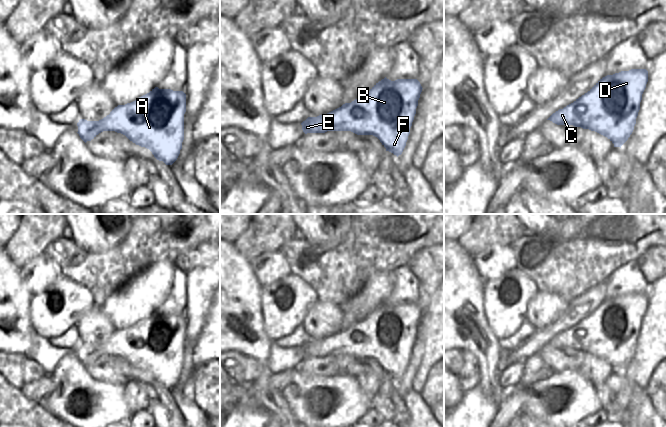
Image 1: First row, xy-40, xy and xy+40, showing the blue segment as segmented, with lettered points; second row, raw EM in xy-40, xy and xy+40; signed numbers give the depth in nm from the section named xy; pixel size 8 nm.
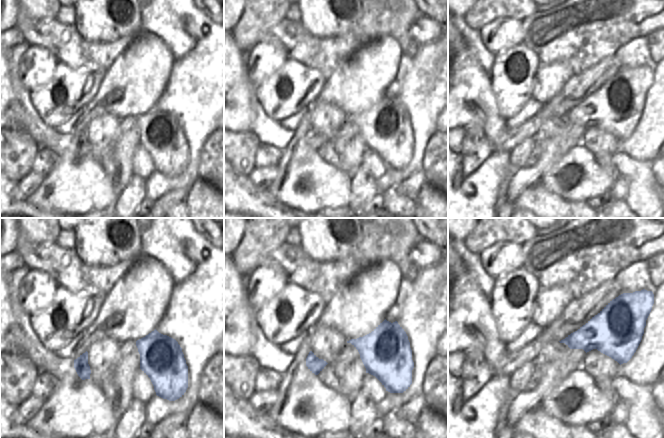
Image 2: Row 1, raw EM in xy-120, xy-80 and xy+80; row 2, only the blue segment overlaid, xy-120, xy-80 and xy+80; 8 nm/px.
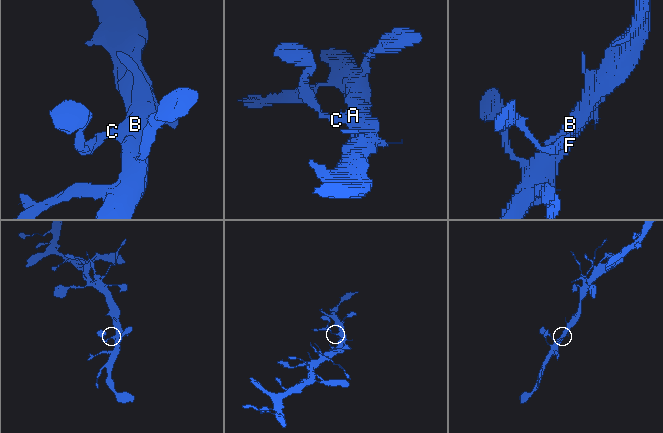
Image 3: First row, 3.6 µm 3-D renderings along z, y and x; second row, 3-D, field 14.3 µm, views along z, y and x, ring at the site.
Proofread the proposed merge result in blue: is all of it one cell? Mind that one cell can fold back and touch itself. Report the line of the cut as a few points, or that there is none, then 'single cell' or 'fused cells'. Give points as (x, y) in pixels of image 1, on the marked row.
cut none; single cell

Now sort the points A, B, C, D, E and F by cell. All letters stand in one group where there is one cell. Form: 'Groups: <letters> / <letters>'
Groups: A B C D E F

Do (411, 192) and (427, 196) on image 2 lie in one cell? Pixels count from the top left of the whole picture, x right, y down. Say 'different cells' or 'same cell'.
different cells

